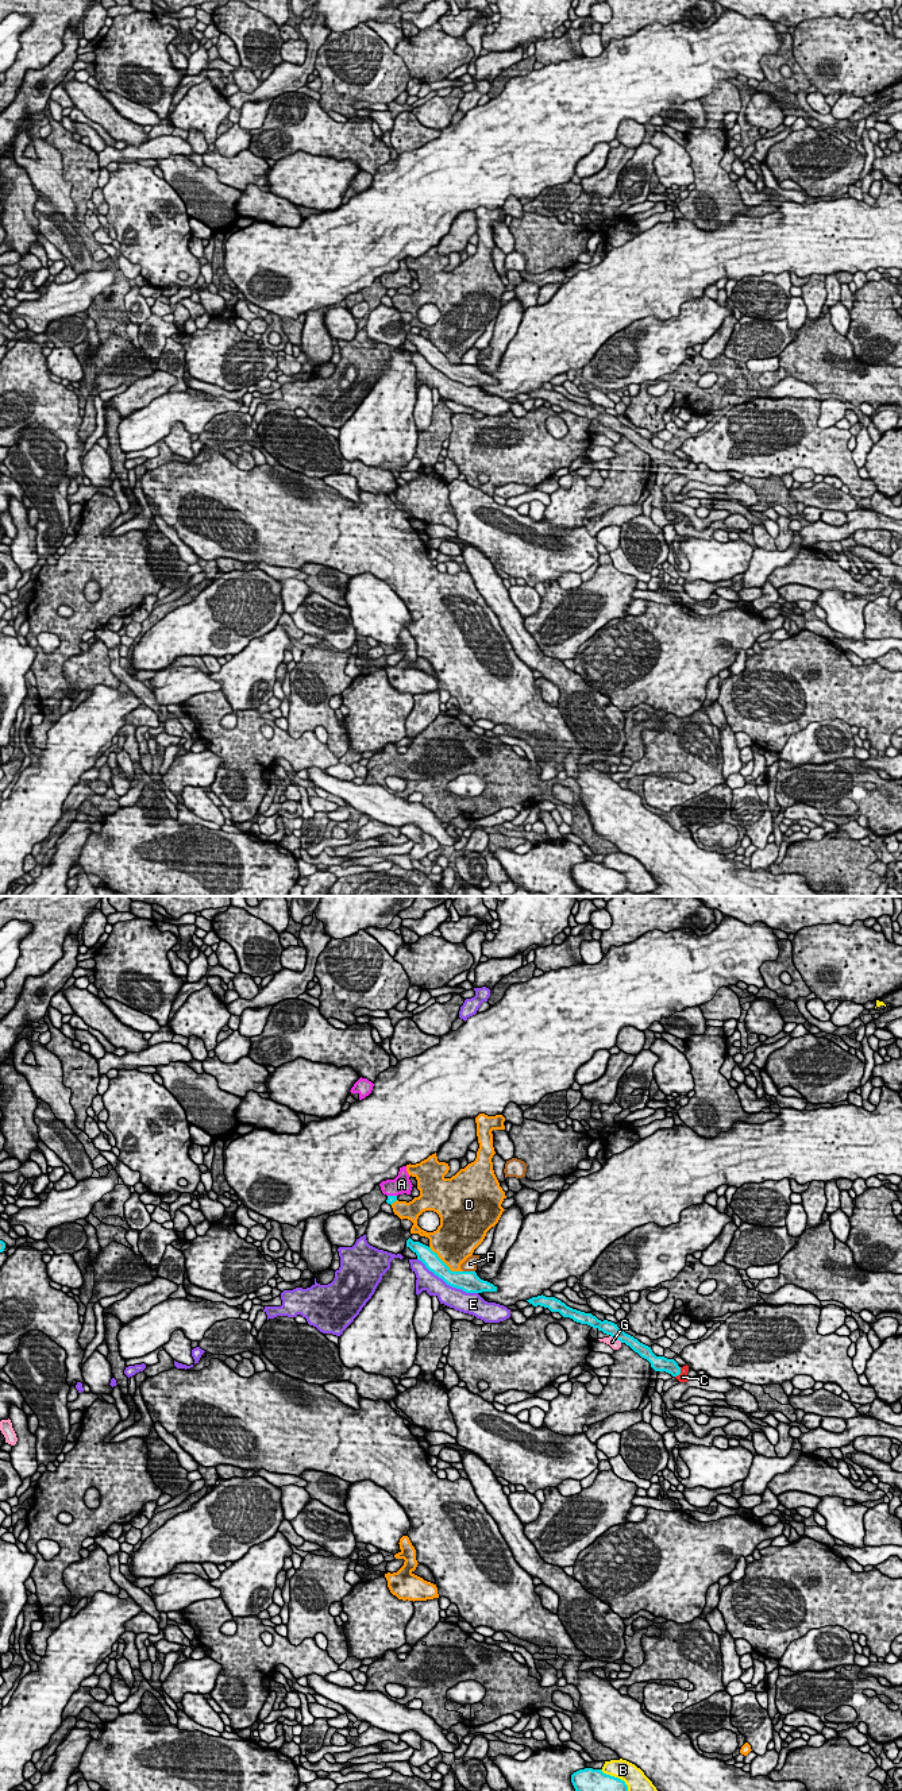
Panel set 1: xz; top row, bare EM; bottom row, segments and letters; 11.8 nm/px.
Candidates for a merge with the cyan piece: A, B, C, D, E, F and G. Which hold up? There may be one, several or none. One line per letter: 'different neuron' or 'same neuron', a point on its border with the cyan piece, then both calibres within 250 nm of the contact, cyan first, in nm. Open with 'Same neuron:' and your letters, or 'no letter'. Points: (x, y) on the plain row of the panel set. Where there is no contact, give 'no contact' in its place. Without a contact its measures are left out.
Same neuron: C
A: different neuron; meets cyan in xz at (392, 289); 100 nm thick on the cyan side, 220 nm on the other
B: different neuron; meets cyan in xz at (620, 872); 340 nm thick on the cyan side, 280 nm on the other
C: same neuron; meets cyan in xz at (679, 466); 170 nm thick on the cyan side, 120 nm on the other
D: different neuron; meets cyan in xz at (444, 356); 200 nm thick on the cyan side, 440 nm on the other
E: different neuron; meets cyan in xz at (447, 377); 240 nm thick on the cyan side, 240 nm on the other
F: different neuron; meets cyan in xz at (469, 365); 240 nm thick on the cyan side, 160 nm on the other
G: different neuron; meets cyan in xz at (616, 431); 160 nm thick on the cyan side, 120 nm on the other

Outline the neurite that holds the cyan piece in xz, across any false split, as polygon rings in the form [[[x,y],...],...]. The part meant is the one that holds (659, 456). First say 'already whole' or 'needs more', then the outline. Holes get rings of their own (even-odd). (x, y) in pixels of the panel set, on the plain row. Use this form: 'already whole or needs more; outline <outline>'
needs more; outline [[[537,389],[527,393],[533,399],[544,399],[551,405],[559,405],[563,410],[570,410],[577,416],[587,417],[598,424],[602,424],[606,428],[620,433],[629,439],[635,445],[637,445],[641,451],[647,452],[651,456],[651,460],[655,464],[666,464],[675,470],[679,476],[664,485],[663,494],[666,497],[667,505],[675,502],[674,497],[681,493],[682,487],[689,480],[697,480],[706,485],[717,485],[717,486],[728,486],[733,482],[733,478],[728,472],[718,471],[701,471],[701,470],[689,470],[689,459],[679,460],[674,452],[667,452],[664,449],[656,449],[651,440],[640,436],[633,429],[621,424],[617,417],[608,413],[598,413],[591,406],[585,406],[577,402],[567,399],[564,395],[555,390]]]

